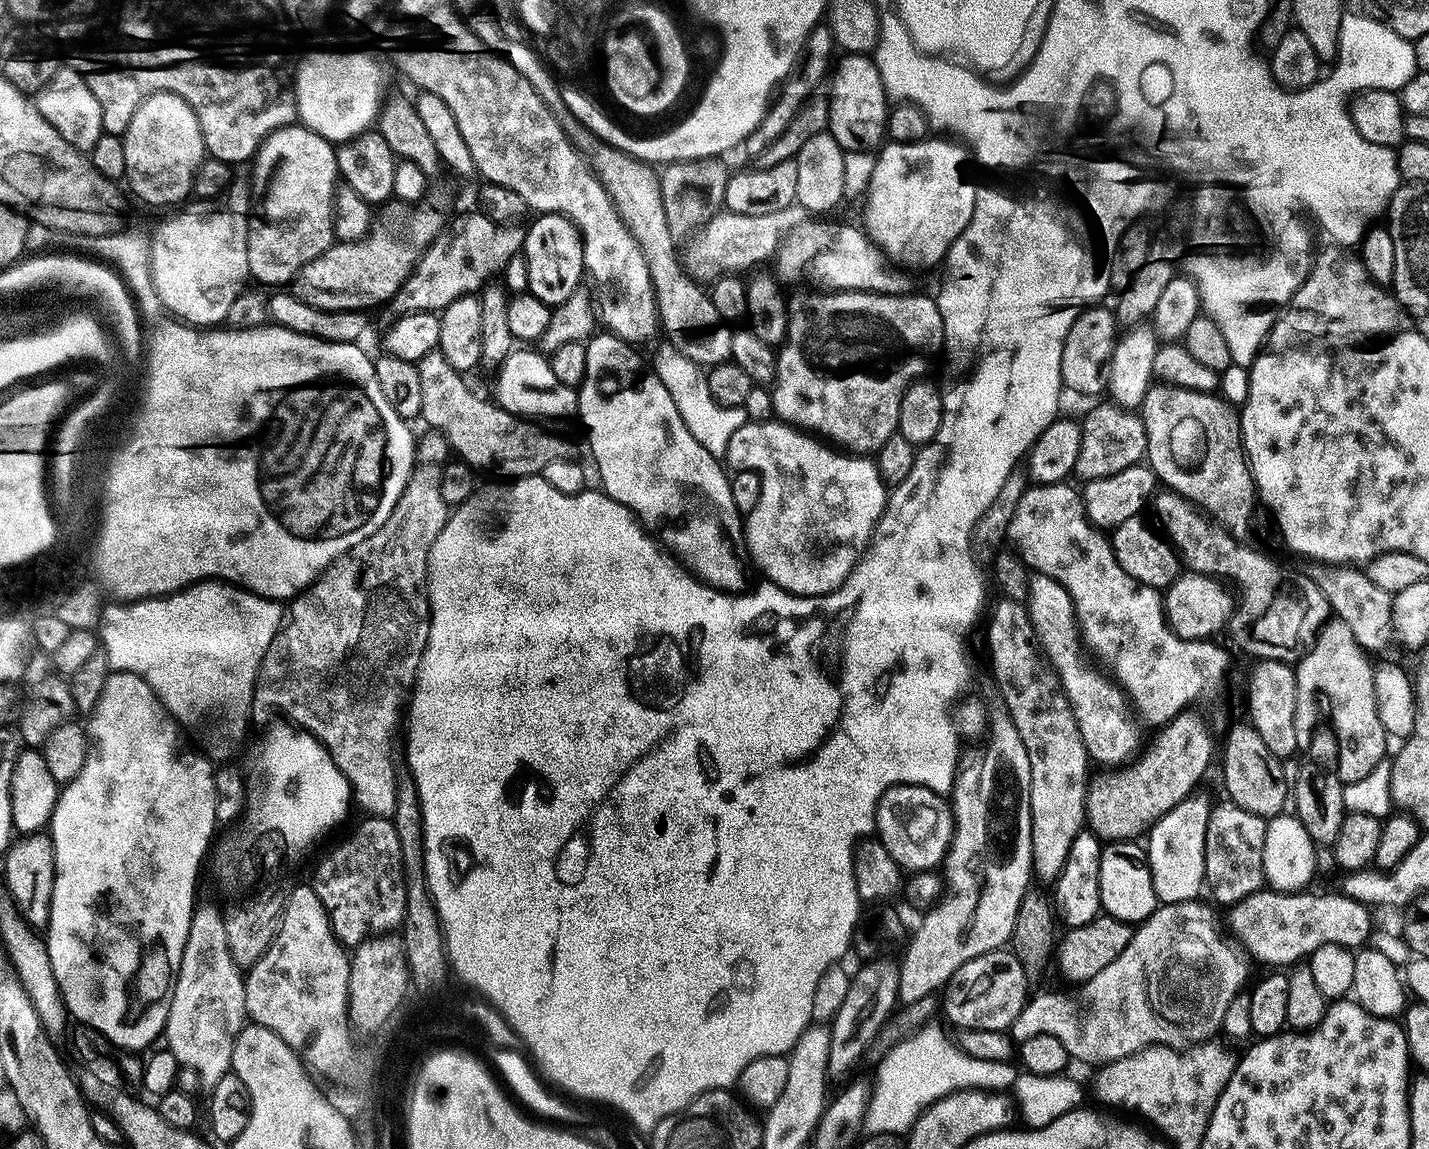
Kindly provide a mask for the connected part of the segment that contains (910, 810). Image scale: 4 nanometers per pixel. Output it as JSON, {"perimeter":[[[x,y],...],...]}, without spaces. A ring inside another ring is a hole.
{"perimeter":[[[901,788],[884,796],[878,809],[880,843],[884,855],[906,876],[943,879],[948,852],[956,838],[956,822],[951,801],[929,795],[921,788]],[[928,828],[928,840],[920,840]]]}

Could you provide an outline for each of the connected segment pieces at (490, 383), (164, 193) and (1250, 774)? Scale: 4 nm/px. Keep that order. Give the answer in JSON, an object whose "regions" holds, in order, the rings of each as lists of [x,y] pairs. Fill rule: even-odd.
{"regions":[[[[513,348],[499,362],[486,362],[477,358],[467,365],[466,375],[470,383],[486,398],[501,404],[510,414],[526,418],[546,430],[575,433],[578,428],[576,409],[570,397],[573,385],[554,366],[551,355],[540,350]]],[[[167,99],[152,100],[138,110],[122,138],[122,149],[122,176],[128,179],[128,188],[137,196],[165,206],[187,190],[192,171],[202,157],[202,144],[192,121],[179,104]]],[[[1247,723],[1234,727],[1225,733],[1220,744],[1218,765],[1220,764],[1220,788],[1231,807],[1247,810],[1249,814],[1258,814],[1265,818],[1281,811],[1282,772],[1262,750],[1262,742],[1258,742],[1255,734],[1250,734]]]]}

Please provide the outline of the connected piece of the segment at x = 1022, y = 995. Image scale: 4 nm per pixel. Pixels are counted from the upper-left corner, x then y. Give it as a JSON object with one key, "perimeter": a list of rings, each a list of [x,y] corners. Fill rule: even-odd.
{"perimeter":[[[993,954],[970,961],[944,988],[942,1016],[960,1032],[1004,1034],[1033,1000],[1026,974],[1011,955]]]}

